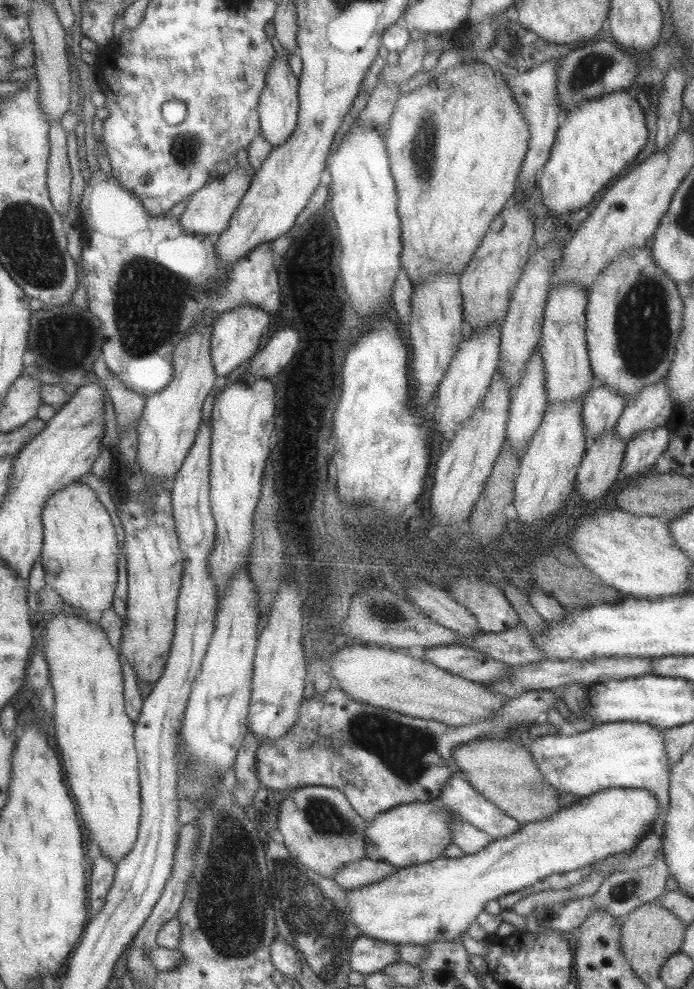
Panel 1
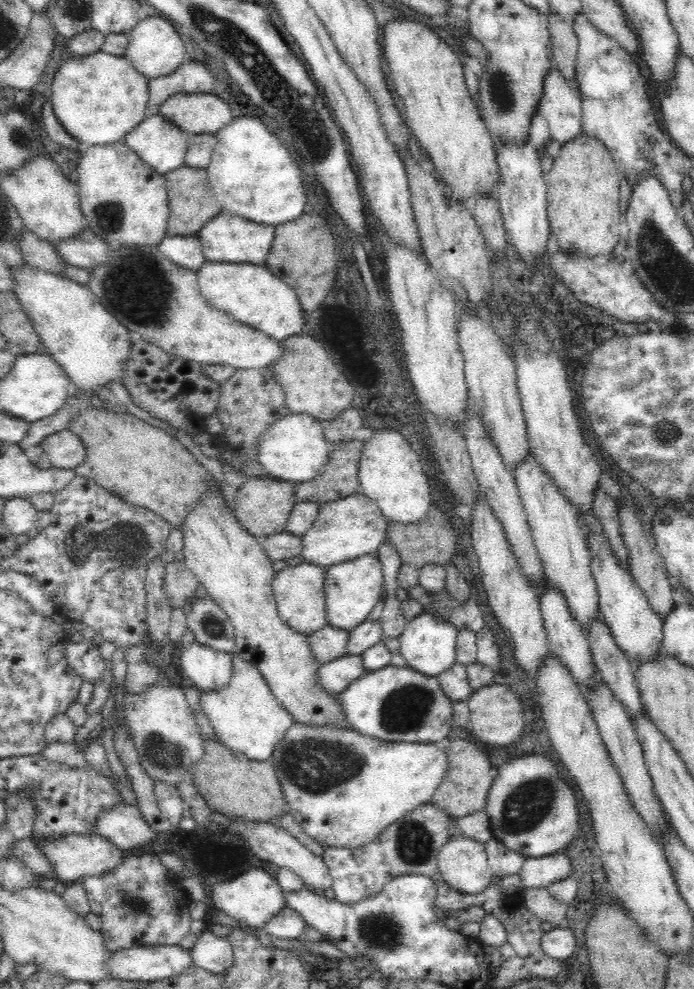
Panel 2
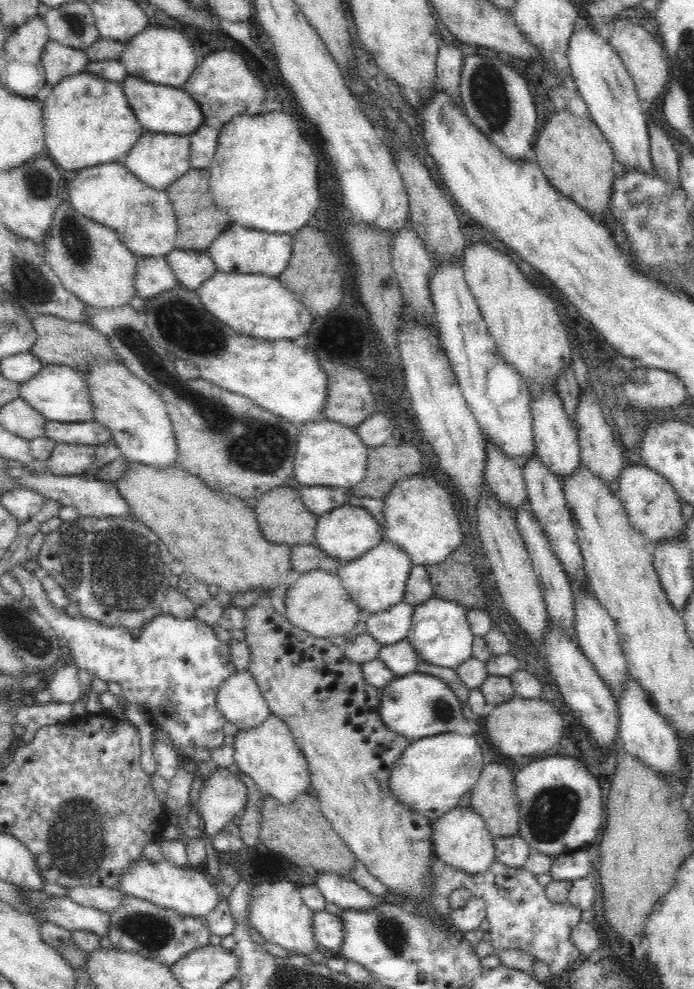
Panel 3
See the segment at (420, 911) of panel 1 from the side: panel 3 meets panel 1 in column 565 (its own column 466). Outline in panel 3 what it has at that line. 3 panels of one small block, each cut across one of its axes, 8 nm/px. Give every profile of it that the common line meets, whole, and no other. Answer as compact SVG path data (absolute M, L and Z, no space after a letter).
M455 806L438 816L431 823L433 844L436 856L442 863L449 864L461 871L480 874L495 860L494 838L484 822L484 818L472 807Z

